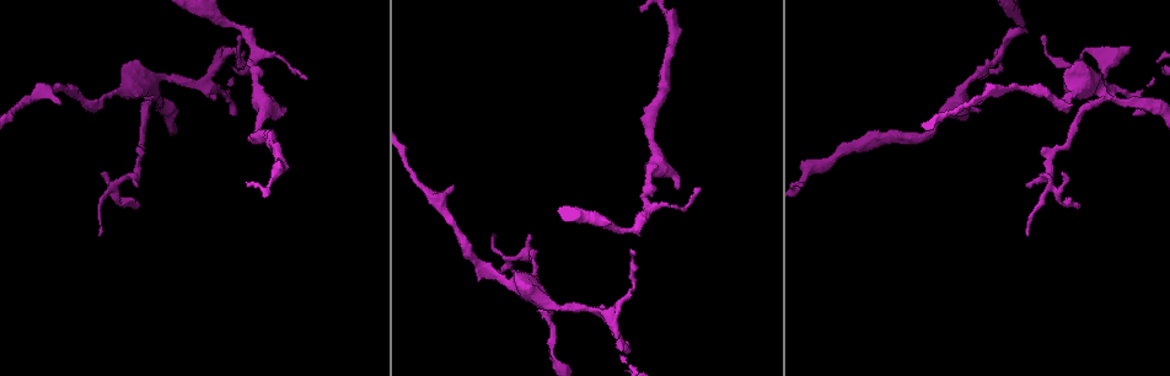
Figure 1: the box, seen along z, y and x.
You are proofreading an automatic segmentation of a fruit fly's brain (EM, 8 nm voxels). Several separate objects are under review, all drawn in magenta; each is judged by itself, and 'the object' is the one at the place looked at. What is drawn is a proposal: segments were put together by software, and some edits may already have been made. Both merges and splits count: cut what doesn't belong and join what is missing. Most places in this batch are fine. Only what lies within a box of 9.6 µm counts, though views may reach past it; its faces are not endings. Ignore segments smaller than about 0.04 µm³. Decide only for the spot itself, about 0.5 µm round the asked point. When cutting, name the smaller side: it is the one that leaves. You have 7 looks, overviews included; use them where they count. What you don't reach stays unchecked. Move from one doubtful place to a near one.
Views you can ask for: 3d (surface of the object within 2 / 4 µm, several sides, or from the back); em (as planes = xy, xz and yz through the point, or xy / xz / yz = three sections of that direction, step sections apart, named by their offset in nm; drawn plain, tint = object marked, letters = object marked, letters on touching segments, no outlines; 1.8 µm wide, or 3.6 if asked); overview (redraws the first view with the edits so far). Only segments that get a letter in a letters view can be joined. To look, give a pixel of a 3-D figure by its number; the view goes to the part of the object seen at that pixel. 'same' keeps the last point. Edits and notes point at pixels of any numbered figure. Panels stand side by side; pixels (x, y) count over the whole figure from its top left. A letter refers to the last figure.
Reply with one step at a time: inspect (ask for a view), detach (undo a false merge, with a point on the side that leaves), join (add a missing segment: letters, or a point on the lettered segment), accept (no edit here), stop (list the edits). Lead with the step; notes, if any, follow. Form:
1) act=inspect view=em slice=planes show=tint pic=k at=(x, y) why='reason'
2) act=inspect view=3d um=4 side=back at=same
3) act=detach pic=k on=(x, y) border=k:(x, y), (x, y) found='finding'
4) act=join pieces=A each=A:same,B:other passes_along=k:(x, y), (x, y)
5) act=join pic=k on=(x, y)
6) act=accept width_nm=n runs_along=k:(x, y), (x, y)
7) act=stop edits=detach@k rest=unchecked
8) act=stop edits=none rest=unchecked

act=inspect view=3d um=2 pic=1 at=(1126, 48) why='branch stops here'

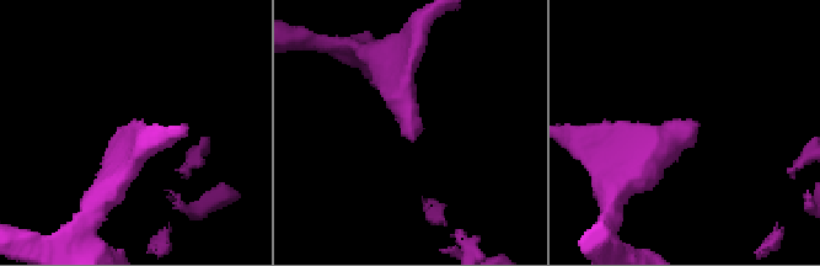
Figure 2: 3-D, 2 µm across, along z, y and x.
act=inspect view=em slice=yz step=4 show=letters pic=2 at=(694, 123) why='need the tissue'

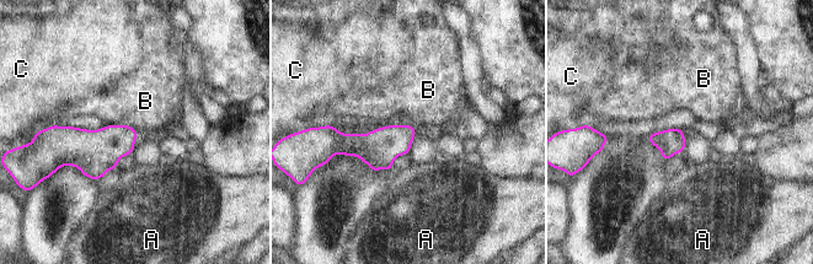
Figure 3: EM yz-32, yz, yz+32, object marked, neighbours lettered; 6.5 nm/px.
act=inspect view=em slice=planes show=letters at=same

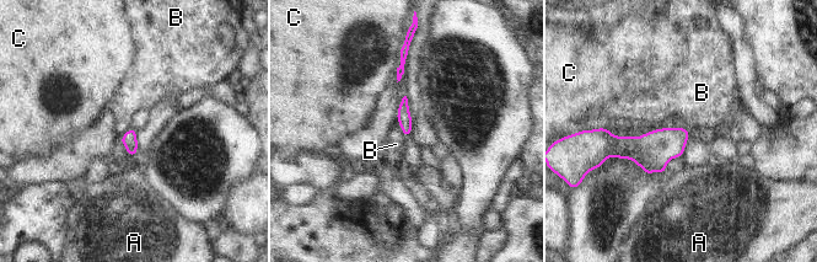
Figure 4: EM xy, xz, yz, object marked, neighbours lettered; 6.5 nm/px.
act=accept each=A:other,B:other,C:other found='no lettered segment goes on from it'

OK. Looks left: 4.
act=inspect view=3d um=2 pic=1 at=(235, 114) why='thin end'

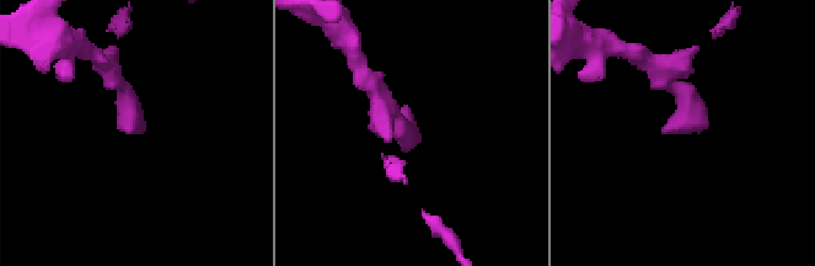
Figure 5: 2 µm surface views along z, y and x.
act=inspect view=em slice=yz step=4 show=letters pic=5 at=(135, 130) why='now the EM'

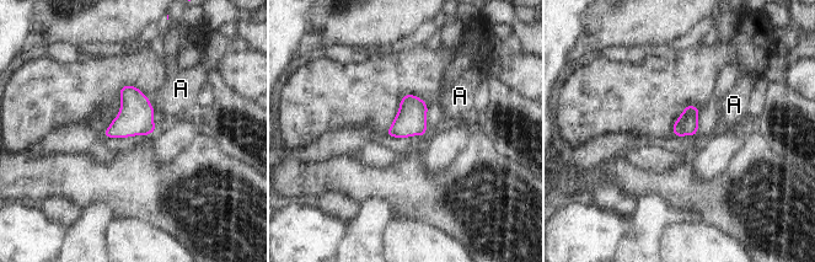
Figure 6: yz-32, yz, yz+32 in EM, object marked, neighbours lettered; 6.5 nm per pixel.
act=accept each=A:other border=6:(146, 96), (155, 111) found='none of them fits'

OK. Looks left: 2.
act=inspect view=em slice=yz step=4 show=letters pic=1 at=(57, 102) why='an open end'

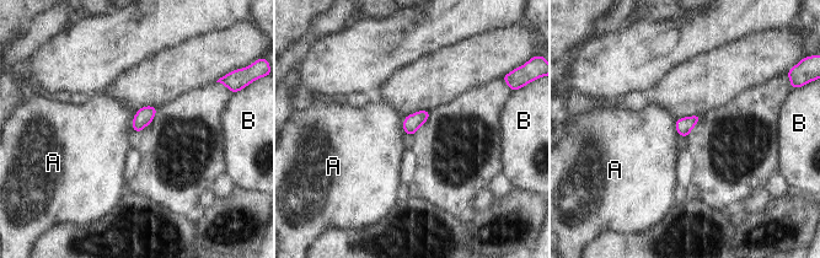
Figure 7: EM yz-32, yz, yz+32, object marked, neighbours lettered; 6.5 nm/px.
act=inspect view=em slice=planes show=letters at=same

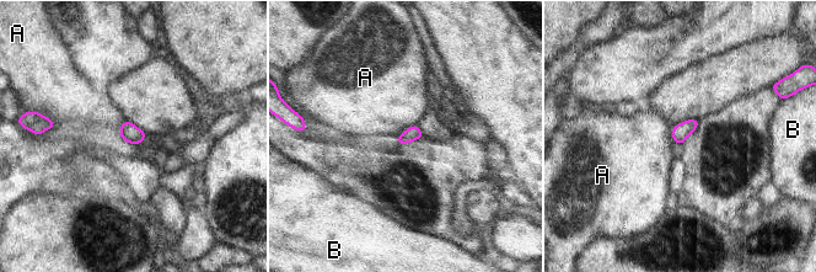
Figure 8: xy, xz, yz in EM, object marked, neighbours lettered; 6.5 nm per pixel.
act=accept each=A:other,B:other border=8:(415, 123), (406, 128), (393, 140) found='none of them fits'

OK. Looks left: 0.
act=stop edits=none rest=unchecked

